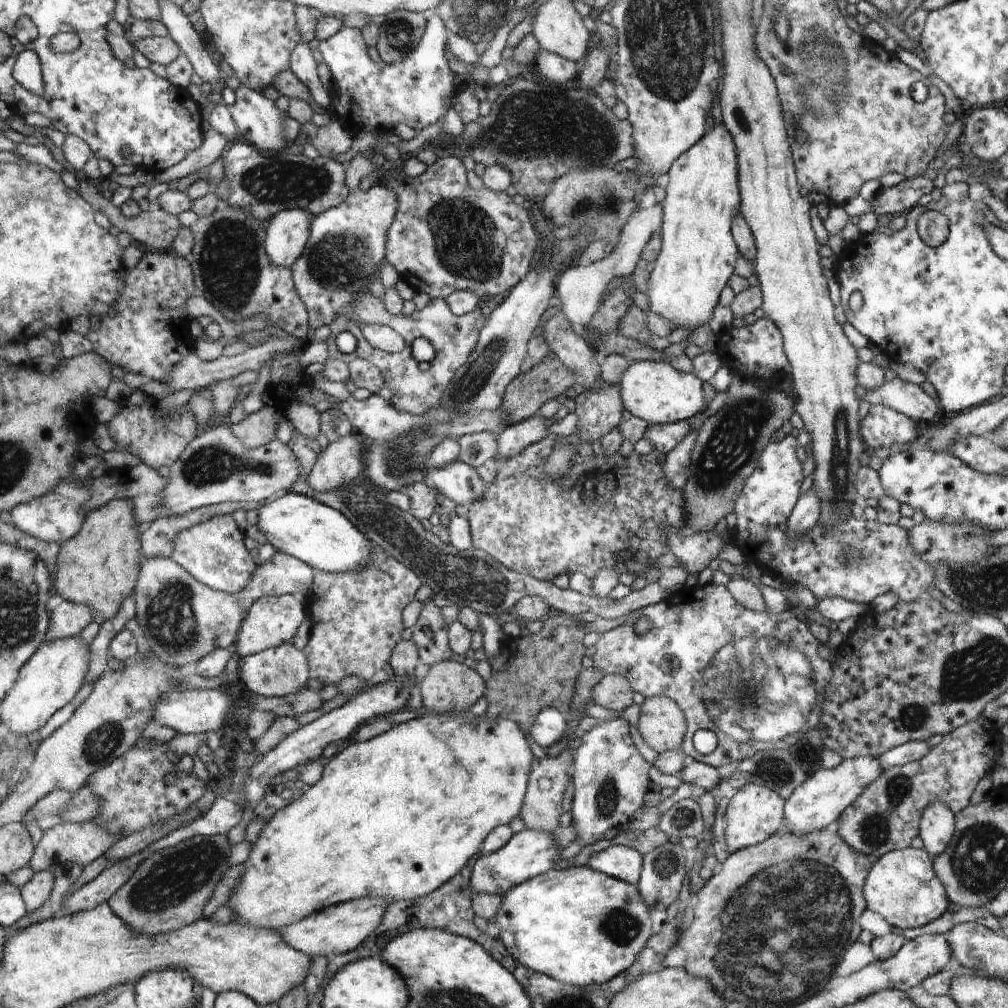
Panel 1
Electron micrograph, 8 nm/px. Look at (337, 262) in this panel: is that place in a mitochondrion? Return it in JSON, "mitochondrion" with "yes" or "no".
{"mitochondrion":"yes"}

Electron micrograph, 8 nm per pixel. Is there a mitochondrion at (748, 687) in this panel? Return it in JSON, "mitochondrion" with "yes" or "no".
{"mitochondrion":"yes"}

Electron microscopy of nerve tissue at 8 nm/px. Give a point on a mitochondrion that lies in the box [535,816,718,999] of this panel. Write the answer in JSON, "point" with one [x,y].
{"point":[621,927]}

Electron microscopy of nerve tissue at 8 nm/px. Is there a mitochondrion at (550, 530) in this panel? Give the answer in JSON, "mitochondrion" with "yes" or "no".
{"mitochondrion":"no"}

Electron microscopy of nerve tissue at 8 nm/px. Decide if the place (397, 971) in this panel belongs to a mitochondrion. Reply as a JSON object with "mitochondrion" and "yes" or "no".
{"mitochondrion":"no"}

